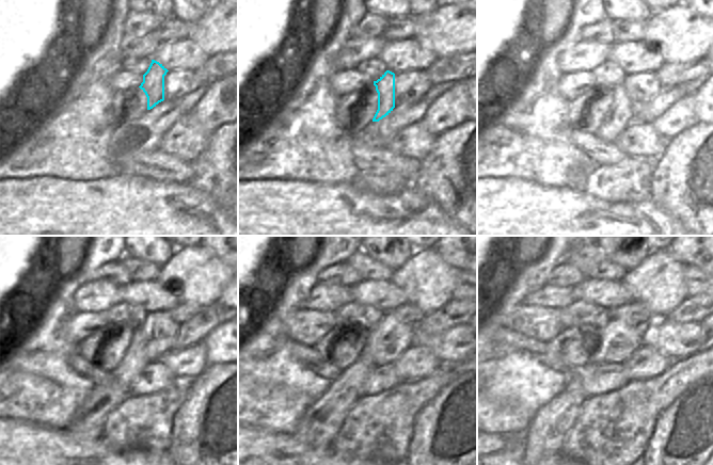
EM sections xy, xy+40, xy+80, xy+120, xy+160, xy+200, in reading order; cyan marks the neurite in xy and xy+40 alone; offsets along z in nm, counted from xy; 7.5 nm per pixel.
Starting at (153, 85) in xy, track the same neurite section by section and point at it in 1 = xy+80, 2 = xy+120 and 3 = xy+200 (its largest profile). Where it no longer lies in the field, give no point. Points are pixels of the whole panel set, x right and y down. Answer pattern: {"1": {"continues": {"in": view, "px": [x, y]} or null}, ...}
{"1": {"continues": {"in": "xy+80", "px": [619, 116]}}, "2": {"continues": {"in": "xy+120", "px": [89, 421]}}, "3": {"continues": {"in": "xy+200", "px": [560, 421]}}}

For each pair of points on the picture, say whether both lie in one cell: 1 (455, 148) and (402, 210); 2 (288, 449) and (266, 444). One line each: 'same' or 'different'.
1: different
2: same

